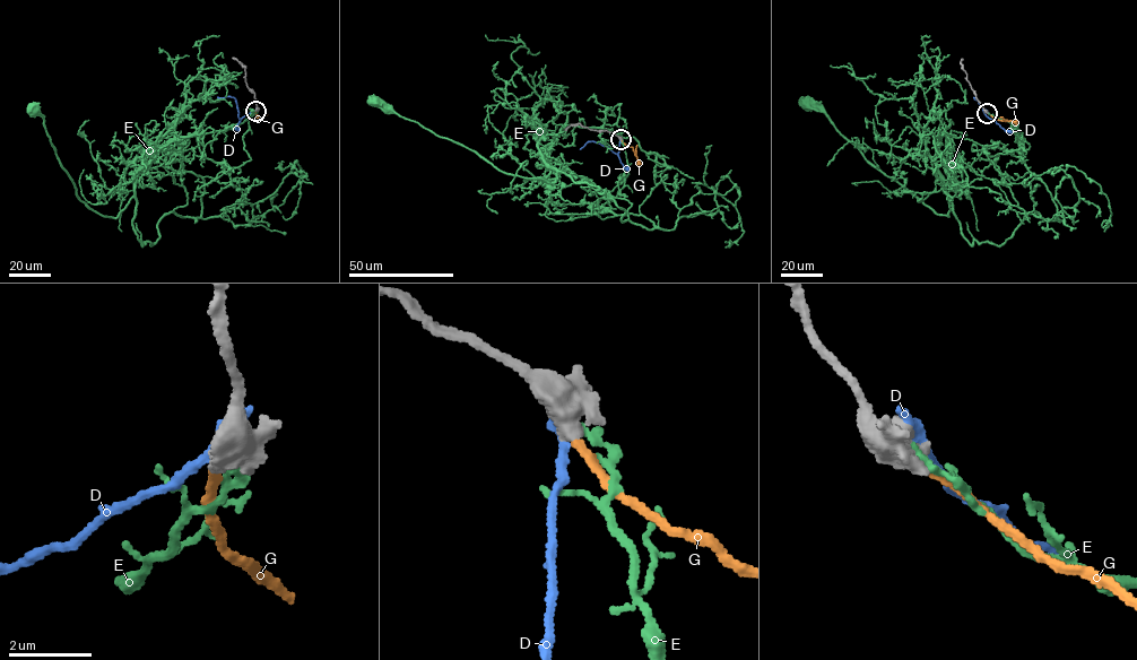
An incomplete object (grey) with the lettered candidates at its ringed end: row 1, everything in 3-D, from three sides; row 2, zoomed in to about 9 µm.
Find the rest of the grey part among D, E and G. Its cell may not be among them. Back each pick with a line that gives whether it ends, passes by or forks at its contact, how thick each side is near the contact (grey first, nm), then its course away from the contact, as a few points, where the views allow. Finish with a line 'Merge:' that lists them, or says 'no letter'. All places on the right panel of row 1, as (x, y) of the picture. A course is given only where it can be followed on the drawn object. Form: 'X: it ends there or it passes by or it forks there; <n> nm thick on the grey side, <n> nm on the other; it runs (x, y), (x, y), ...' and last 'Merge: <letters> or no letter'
G: it ends there; 650 nm thick on the grey side, 200 nm on the other; it runs (987, 113), (1016, 124)
Merge: G

